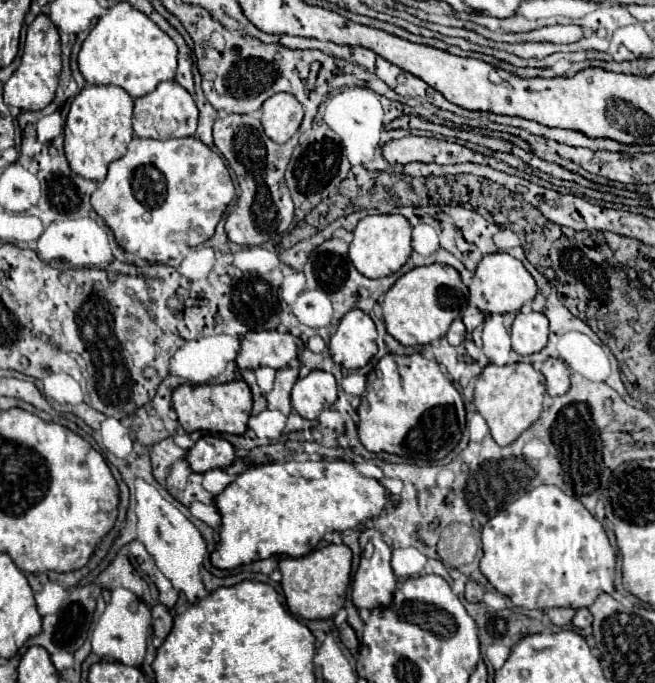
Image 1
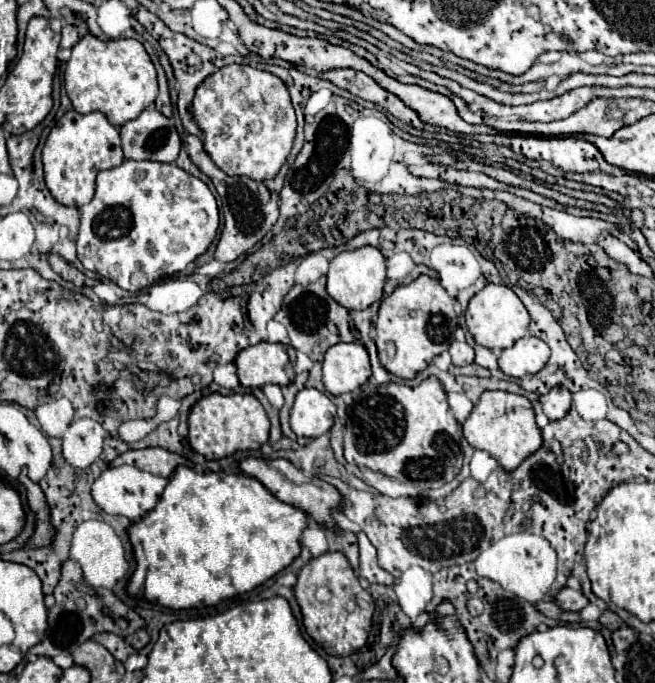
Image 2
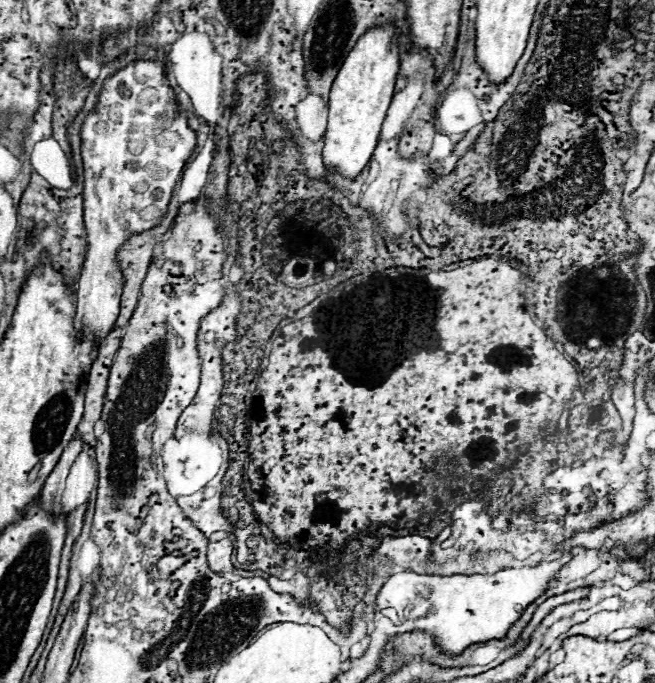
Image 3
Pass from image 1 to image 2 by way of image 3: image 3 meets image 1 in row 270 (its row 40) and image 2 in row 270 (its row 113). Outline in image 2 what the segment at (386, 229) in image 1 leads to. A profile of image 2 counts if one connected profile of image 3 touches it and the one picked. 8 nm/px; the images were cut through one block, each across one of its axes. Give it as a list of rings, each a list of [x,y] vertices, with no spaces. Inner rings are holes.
[[[362,246],[362,248],[350,250],[350,252],[340,252],[330,262],[326,290],[344,308],[364,310],[382,298],[384,282],[386,282],[386,258],[382,256],[382,252],[378,252],[378,248]]]

